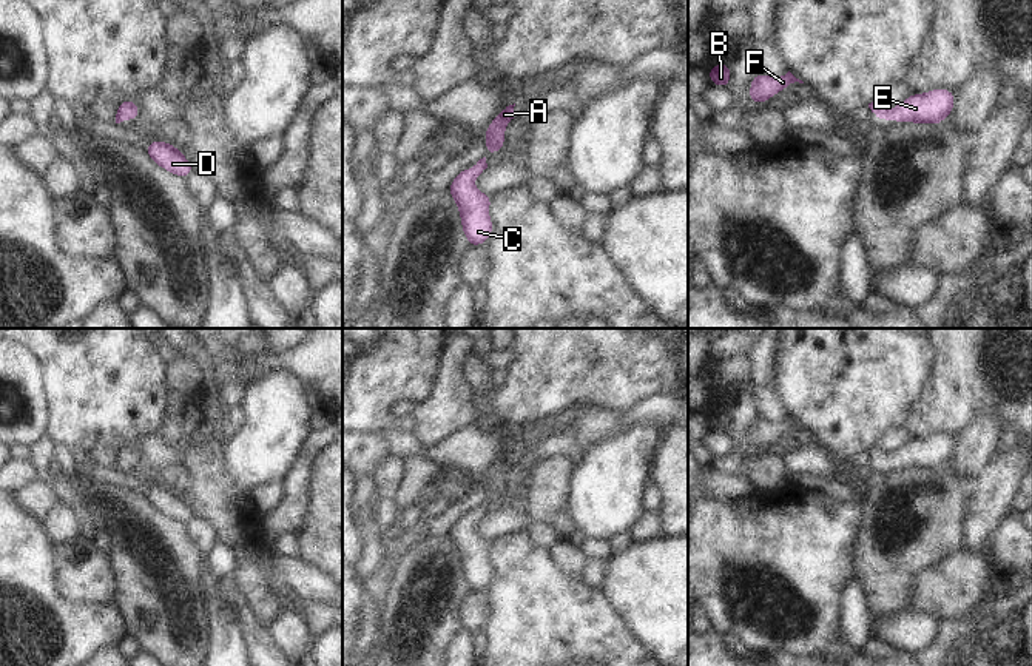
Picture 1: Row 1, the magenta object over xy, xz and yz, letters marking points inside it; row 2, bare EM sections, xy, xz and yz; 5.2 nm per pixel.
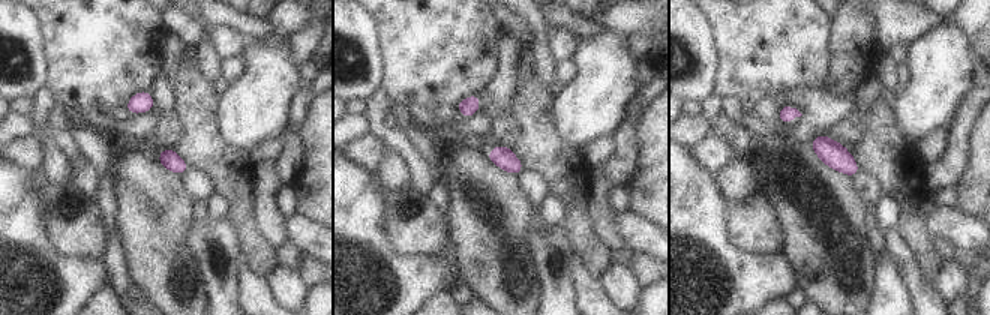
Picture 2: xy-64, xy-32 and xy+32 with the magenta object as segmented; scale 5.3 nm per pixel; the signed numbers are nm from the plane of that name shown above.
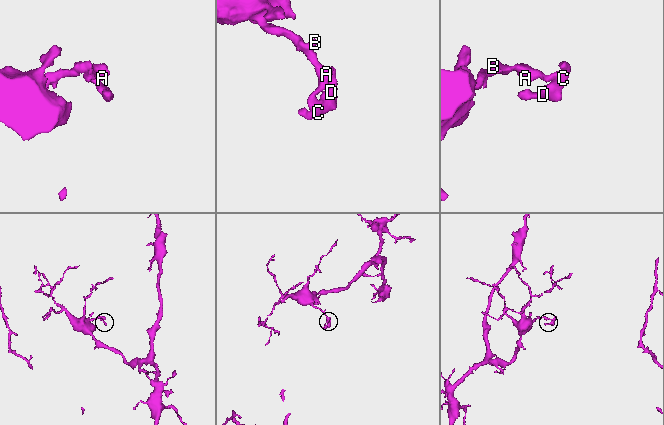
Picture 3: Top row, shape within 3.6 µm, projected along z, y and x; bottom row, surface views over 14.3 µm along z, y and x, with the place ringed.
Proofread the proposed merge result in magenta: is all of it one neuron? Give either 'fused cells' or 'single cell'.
single cell

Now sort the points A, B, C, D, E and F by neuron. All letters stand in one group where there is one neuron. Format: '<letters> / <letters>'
A B C D E F

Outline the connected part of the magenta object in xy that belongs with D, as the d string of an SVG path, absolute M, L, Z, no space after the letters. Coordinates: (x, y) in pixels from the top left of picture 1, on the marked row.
M153 137L148 148L145 150L147 156L176 176L187 179L193 173L193 165L180 153L180 148L170 145L168 142L159 142Z

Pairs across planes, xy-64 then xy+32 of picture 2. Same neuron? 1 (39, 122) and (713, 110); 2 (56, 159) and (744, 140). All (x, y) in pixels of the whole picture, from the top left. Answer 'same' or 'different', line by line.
1: same
2: different

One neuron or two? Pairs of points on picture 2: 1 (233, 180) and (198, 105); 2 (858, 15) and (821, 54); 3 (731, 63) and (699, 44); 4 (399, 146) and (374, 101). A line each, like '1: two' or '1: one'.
1: one
2: two
3: two
4: one

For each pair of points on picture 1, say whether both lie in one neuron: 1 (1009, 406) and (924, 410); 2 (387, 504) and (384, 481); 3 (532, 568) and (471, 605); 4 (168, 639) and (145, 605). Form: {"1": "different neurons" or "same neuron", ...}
{"1": "same neuron", "2": "different neurons", "3": "different neurons", "4": "same neuron"}

